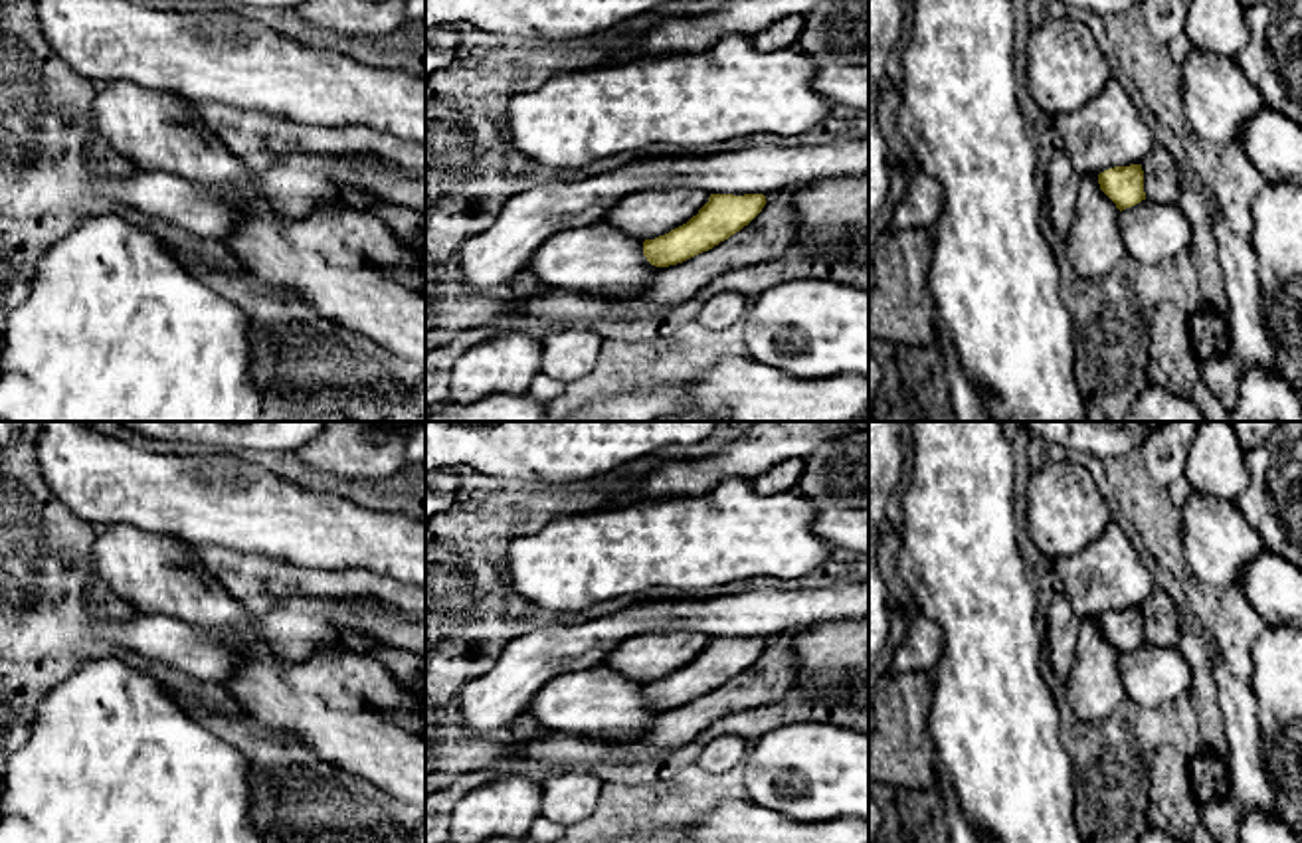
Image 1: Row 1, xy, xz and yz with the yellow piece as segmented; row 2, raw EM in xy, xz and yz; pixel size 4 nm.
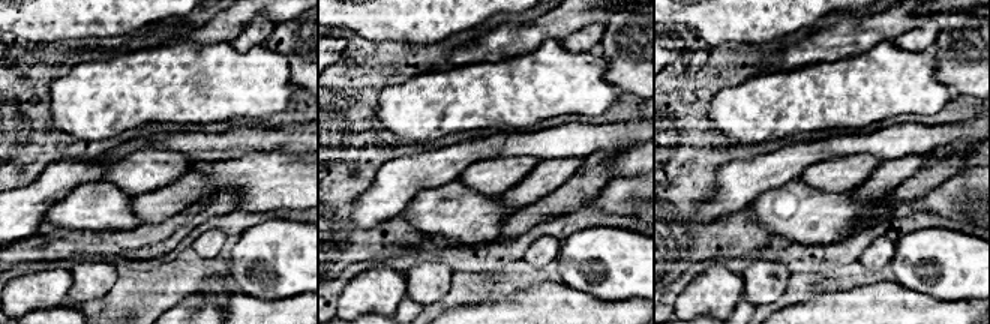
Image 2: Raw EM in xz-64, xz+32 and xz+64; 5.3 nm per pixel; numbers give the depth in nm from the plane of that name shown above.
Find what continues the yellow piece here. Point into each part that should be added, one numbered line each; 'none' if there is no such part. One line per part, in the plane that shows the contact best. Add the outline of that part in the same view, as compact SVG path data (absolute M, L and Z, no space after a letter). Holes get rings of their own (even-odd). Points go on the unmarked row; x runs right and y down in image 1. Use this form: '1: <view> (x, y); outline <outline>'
1: xz (648, 657); outline M649 631L617 643L604 665L641 685L655 683L687 667L708 641L708 635L695 631Z

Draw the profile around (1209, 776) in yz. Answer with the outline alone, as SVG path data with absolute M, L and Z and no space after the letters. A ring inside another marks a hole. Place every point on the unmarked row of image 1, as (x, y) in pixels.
M1205 748L1197 756L1189 758L1189 782L1201 805L1229 797L1231 774L1227 756Z

